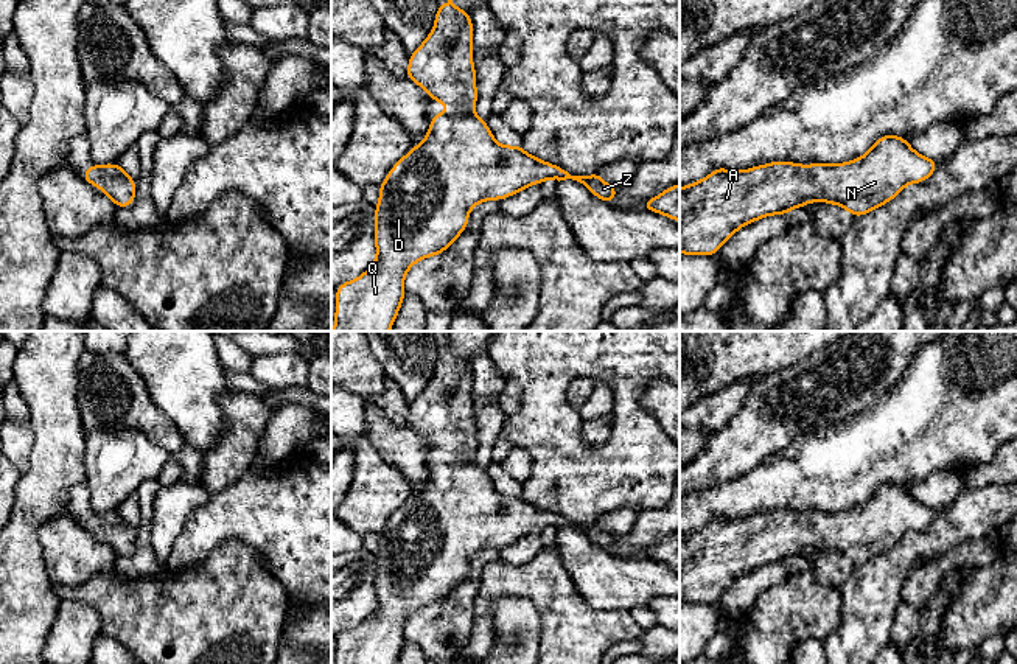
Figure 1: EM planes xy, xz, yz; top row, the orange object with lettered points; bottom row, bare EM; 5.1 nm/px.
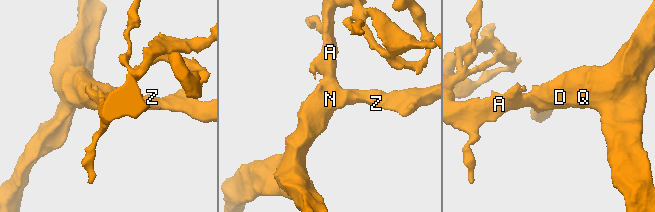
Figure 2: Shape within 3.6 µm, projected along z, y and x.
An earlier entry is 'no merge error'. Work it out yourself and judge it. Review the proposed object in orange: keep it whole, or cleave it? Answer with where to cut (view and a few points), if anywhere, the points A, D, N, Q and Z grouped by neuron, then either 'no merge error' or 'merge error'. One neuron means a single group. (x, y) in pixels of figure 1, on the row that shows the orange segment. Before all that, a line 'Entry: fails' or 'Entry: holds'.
Entry: holds
no cut; A D N Q Z; no merge error

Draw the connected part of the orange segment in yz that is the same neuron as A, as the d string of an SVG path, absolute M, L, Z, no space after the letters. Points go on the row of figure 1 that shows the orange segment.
M882 135L874 146L861 157L837 165L793 162L773 162L743 171L715 168L704 179L680 188L680 253L717 255L718 249L740 227L748 225L764 216L787 215L790 210L806 207L809 202L823 201L837 204L852 216L865 216L871 210L894 199L905 185L927 180L938 168L938 160L917 154L900 135Z

